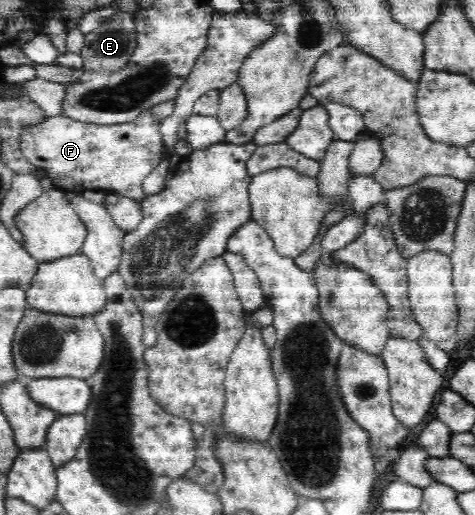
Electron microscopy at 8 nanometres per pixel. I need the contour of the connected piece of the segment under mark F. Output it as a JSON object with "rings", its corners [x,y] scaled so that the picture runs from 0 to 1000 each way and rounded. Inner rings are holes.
{"rings":[[[316,214],[295,221],[282,237],[257,243],[168,237],[135,221],[99,227],[84,241],[51,249],[42,260],[42,291],[59,317],[93,332],[128,371],[238,373],[297,394],[307,383],[303,350],[345,307],[337,235]]]}

